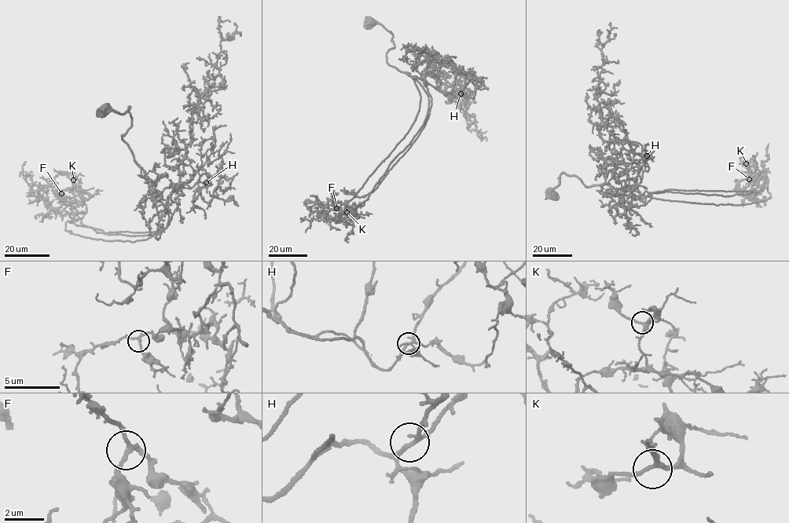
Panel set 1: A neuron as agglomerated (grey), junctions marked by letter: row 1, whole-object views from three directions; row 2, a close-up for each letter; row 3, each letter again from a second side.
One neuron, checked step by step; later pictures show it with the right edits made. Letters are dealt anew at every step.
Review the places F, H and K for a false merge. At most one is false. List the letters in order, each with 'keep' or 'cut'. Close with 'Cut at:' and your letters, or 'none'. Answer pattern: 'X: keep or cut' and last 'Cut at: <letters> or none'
F: keep
H: keep
K: keep
Cut at: none

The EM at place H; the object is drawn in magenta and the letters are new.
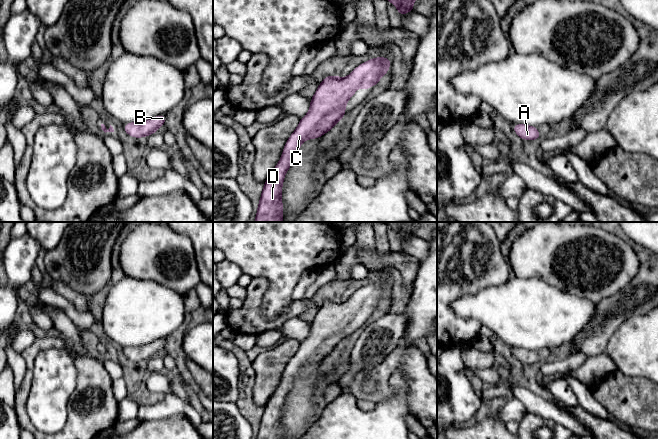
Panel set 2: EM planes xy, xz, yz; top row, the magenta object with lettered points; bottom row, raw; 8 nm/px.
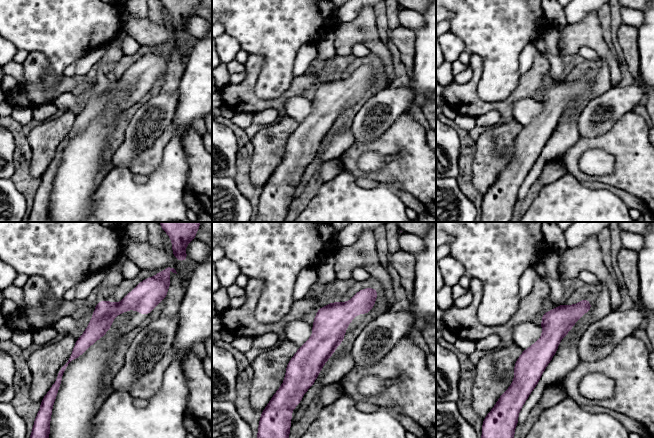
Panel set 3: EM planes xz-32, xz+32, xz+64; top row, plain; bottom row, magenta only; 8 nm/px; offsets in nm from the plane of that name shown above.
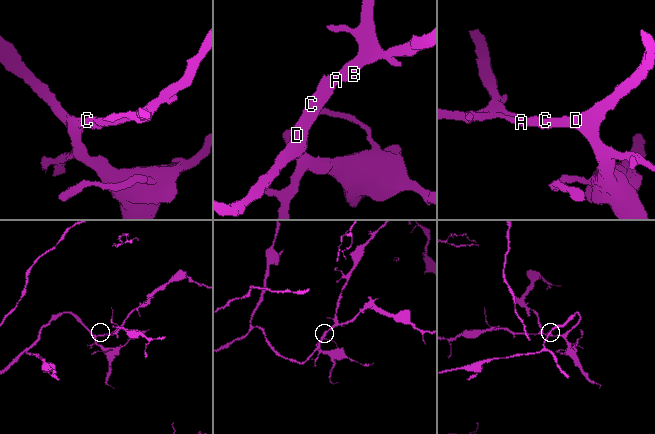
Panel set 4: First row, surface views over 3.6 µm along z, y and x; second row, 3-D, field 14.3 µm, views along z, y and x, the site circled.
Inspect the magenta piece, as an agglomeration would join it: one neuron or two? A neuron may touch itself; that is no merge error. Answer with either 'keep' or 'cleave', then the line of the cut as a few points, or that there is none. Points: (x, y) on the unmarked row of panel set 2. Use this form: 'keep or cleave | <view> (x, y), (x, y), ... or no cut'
keep | no cut

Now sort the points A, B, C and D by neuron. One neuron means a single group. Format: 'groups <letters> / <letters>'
groups A B C D

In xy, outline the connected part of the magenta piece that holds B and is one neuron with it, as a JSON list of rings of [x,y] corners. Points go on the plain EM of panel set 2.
[[[159,339],[141,347],[126,347],[124,348],[124,356],[134,362],[147,361],[157,356],[160,350],[164,350],[165,345],[166,339]]]

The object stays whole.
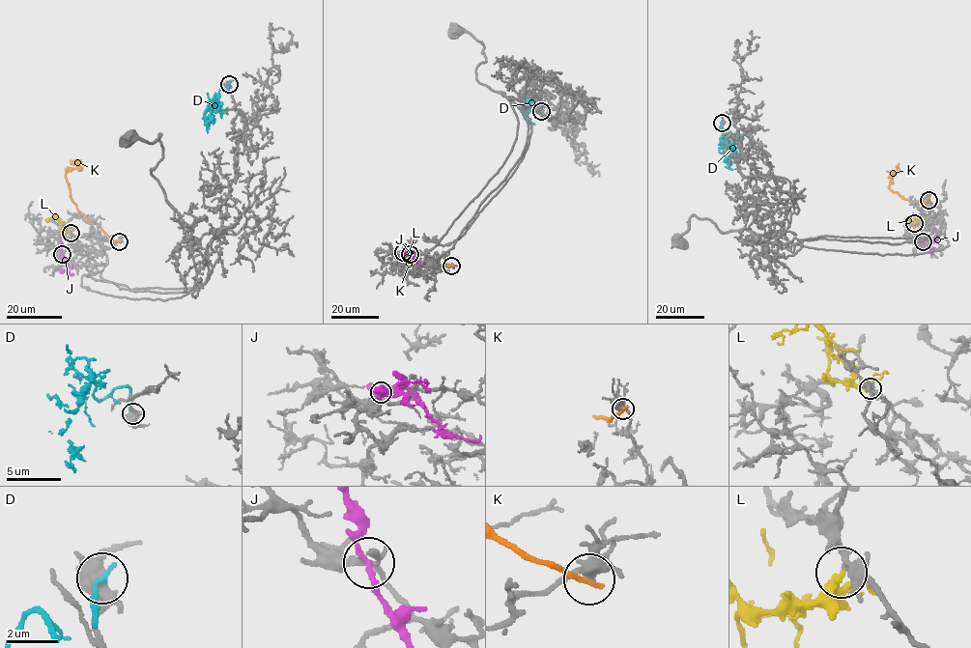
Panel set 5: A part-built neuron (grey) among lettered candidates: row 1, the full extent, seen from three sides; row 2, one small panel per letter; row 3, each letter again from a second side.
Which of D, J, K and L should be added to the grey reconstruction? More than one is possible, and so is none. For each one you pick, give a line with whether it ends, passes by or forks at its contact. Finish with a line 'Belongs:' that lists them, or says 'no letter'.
L: It ends there
Belongs: L

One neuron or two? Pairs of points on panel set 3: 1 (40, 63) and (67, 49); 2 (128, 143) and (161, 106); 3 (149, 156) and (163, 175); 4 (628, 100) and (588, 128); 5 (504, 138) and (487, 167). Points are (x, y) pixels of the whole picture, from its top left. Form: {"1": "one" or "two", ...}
{"1": "two", "2": "one", "3": "two", "4": "one", "5": "one"}

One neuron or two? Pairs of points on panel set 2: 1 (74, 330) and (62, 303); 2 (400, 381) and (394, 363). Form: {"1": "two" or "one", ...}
{"1": "two", "2": "two"}

